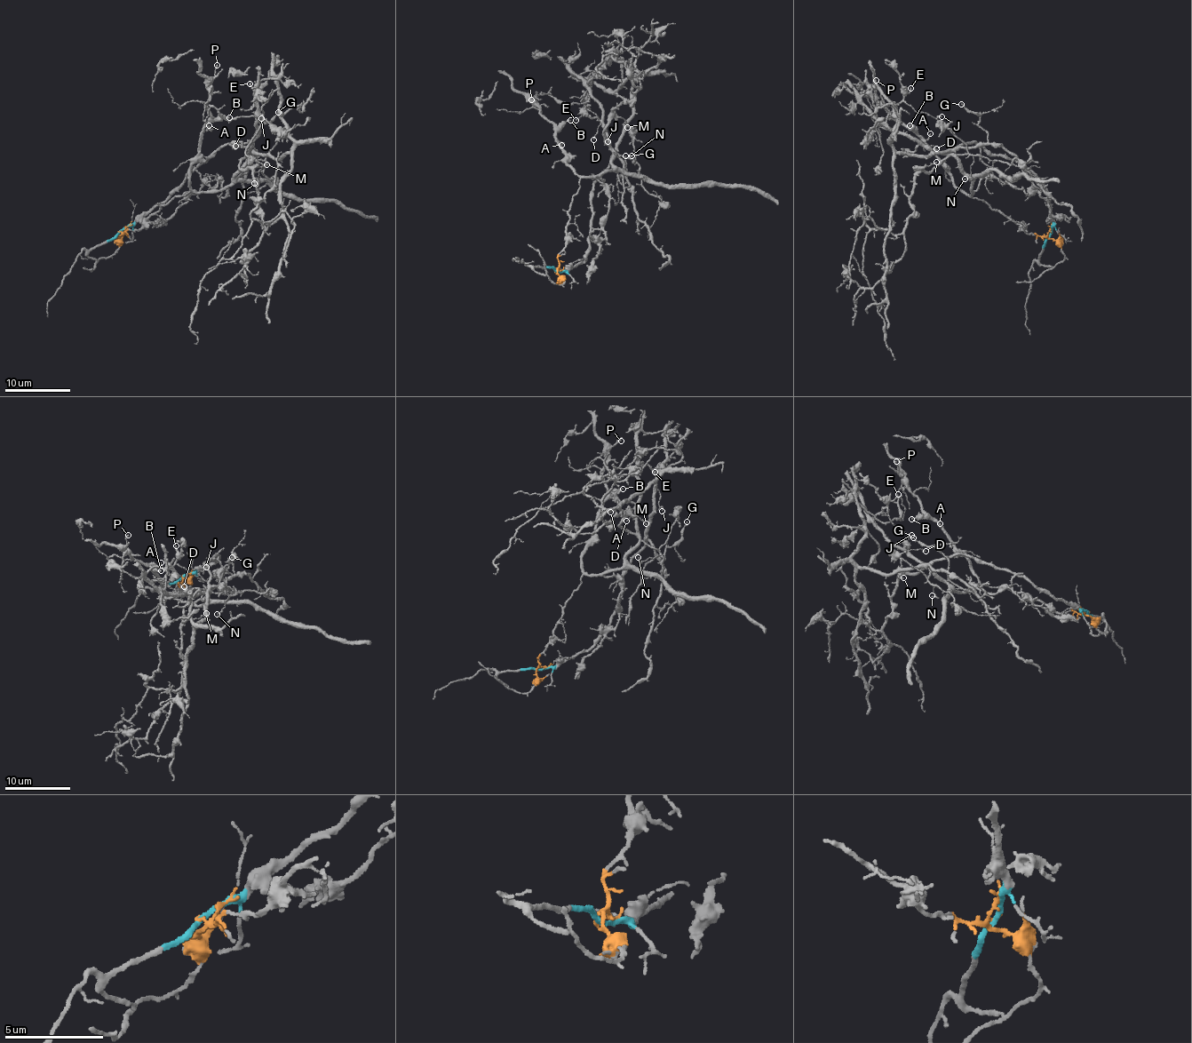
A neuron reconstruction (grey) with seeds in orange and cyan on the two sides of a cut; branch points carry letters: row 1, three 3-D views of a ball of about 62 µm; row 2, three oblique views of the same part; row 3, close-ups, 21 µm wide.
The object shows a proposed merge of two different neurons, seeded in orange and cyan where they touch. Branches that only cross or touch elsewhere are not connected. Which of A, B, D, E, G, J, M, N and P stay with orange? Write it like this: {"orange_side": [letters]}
{"orange_side": ["A", "B", "D", "E", "J", "M", "N", "P"]}

